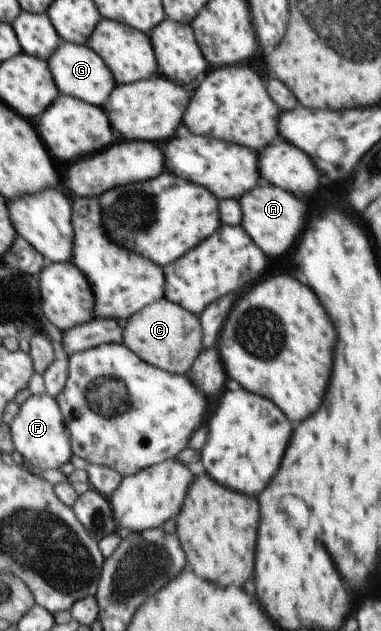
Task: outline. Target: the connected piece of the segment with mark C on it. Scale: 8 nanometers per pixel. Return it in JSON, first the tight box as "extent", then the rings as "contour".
{"extent":[123,297,203,375],"contour":[[[163,297],[128,317],[123,344],[149,365],[184,375],[203,349],[203,329],[197,315]]]}

